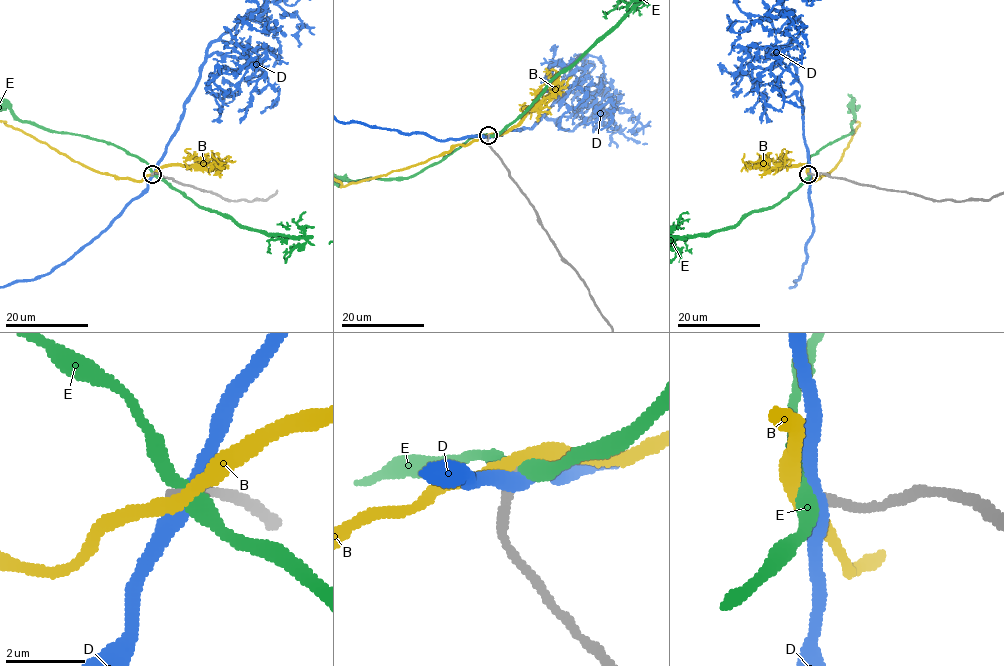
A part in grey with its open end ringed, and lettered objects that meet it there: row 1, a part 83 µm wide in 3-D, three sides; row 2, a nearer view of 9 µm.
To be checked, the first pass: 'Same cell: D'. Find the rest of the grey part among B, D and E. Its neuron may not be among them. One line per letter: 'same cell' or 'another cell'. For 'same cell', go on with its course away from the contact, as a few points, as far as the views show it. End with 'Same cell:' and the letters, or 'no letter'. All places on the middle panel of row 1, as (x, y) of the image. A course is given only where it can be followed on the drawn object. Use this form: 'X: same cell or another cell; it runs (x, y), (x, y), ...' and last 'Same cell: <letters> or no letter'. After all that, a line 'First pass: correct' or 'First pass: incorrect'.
B: same cell
D: another cell
E: another cell
Same cell: B
First pass: incorrect

